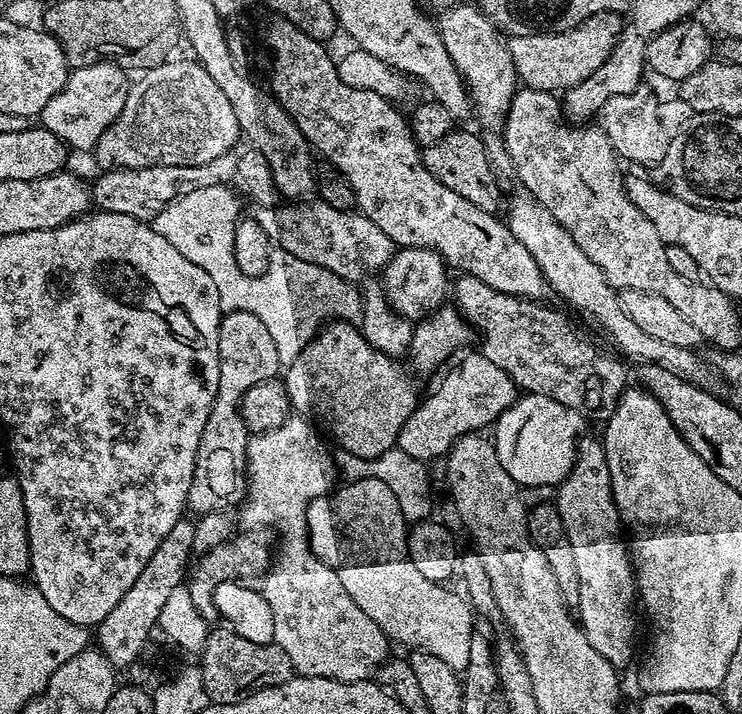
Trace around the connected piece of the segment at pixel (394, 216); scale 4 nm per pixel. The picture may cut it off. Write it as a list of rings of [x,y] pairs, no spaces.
[[[272,18],[272,21],[268,24],[268,48],[272,51],[272,87],[270,92],[275,100],[291,117],[295,125],[300,128],[302,135],[308,140],[308,143],[318,153],[321,152],[323,159],[327,163],[333,164],[341,174],[346,178],[346,182],[350,182],[350,186],[354,190],[356,195],[356,208],[366,218],[370,218],[370,222],[374,222],[374,226],[378,226],[378,230],[382,230],[382,234],[386,234],[386,238],[390,238],[393,245],[401,248],[408,247],[426,247],[433,248],[444,259],[450,262],[451,267],[459,270],[463,275],[473,276],[478,278],[482,282],[486,282],[486,286],[494,286],[494,290],[502,290],[506,294],[514,294],[515,296],[521,296],[524,300],[534,300],[537,302],[547,301],[550,296],[550,287],[547,279],[543,276],[542,270],[539,269],[537,262],[531,256],[529,250],[522,246],[514,234],[508,229],[508,225],[496,212],[487,212],[482,210],[478,206],[474,206],[474,202],[466,202],[466,198],[462,198],[458,194],[454,194],[454,190],[450,190],[450,186],[442,186],[442,182],[438,182],[438,178],[434,178],[434,174],[430,174],[430,170],[426,170],[424,165],[424,158],[422,155],[422,149],[419,144],[416,143],[416,138],[412,134],[409,121],[406,116],[403,116],[399,112],[401,110],[391,100],[387,100],[380,94],[371,93],[370,90],[358,90],[351,86],[346,86],[346,83],[342,82],[336,73],[337,61],[328,57],[328,52],[323,43],[314,38],[310,38],[306,34],[302,34],[302,30],[298,30],[290,22],[281,20],[279,18]]]

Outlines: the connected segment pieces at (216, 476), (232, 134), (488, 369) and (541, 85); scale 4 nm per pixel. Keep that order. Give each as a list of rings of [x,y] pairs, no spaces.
[[[224,312],[220,318],[218,330],[218,394],[214,398],[214,406],[210,410],[210,418],[206,418],[206,426],[202,426],[202,439],[198,441],[198,454],[194,458],[194,478],[190,478],[187,507],[196,514],[214,512],[218,509],[231,509],[239,505],[246,494],[246,465],[248,462],[248,437],[250,435],[240,413],[242,394],[254,386],[254,382],[271,380],[281,371],[278,350],[266,330],[265,324],[254,318],[254,314],[245,312]]]
[[[177,58],[147,69],[140,81],[133,83],[126,94],[122,114],[110,129],[112,164],[117,168],[150,166],[202,166],[219,155],[232,152],[242,140],[242,133],[229,99],[199,62],[183,64]]]
[[[478,350],[464,357],[441,380],[432,396],[421,399],[399,431],[397,447],[425,462],[447,455],[454,441],[493,425],[518,399],[518,387],[504,370]]]
[[[603,12],[565,32],[509,37],[506,43],[514,60],[517,79],[527,87],[560,94],[590,78],[590,74],[594,74],[594,70],[601,68],[606,58],[612,56],[622,35],[620,20],[615,12]]]

